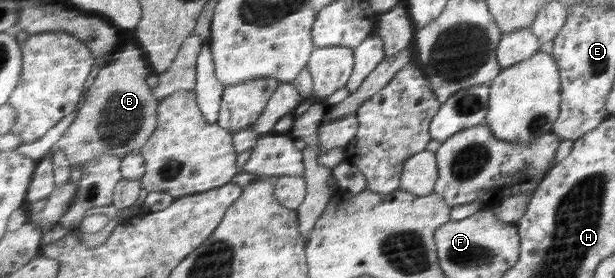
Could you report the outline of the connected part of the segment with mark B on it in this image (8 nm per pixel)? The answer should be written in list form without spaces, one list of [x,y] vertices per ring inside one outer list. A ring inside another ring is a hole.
[[[132,41],[123,49],[122,57],[112,67],[105,67],[99,72],[93,87],[87,95],[86,102],[66,130],[47,155],[54,158],[58,151],[63,150],[71,166],[85,166],[102,154],[116,154],[124,159],[131,153],[140,153],[148,143],[160,123],[160,105],[153,95],[148,78],[155,74],[146,67],[144,51]]]

